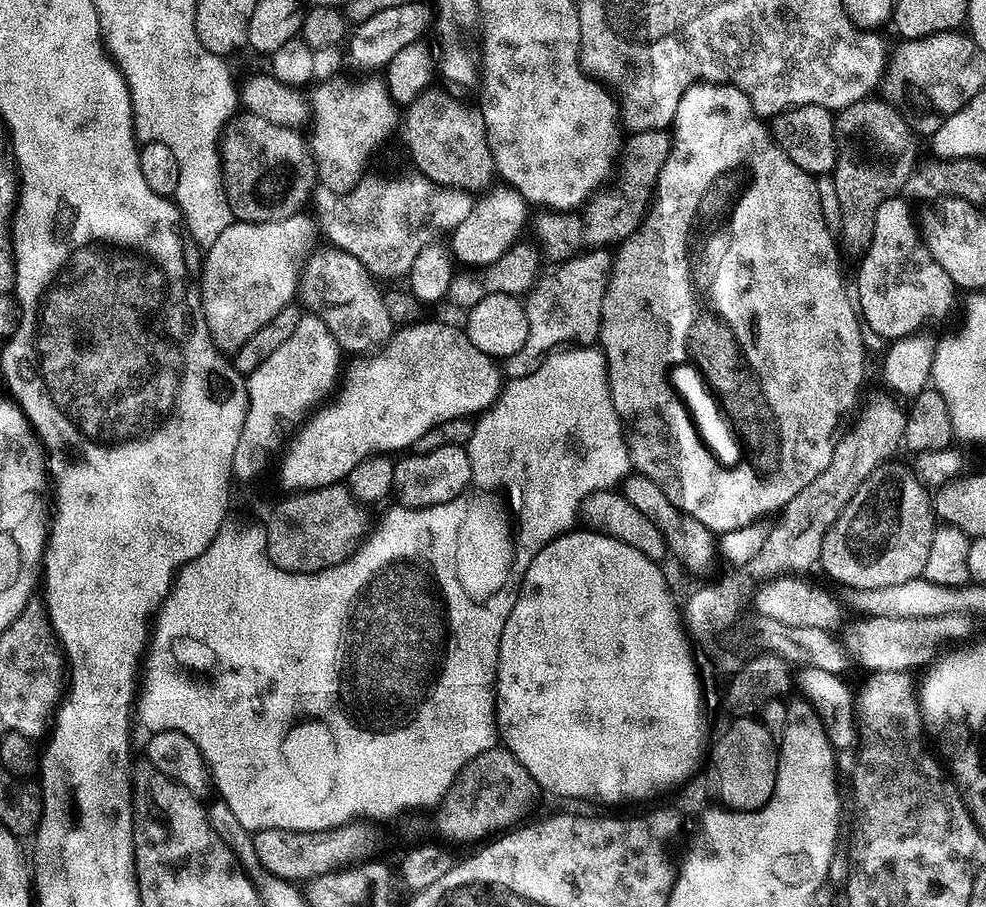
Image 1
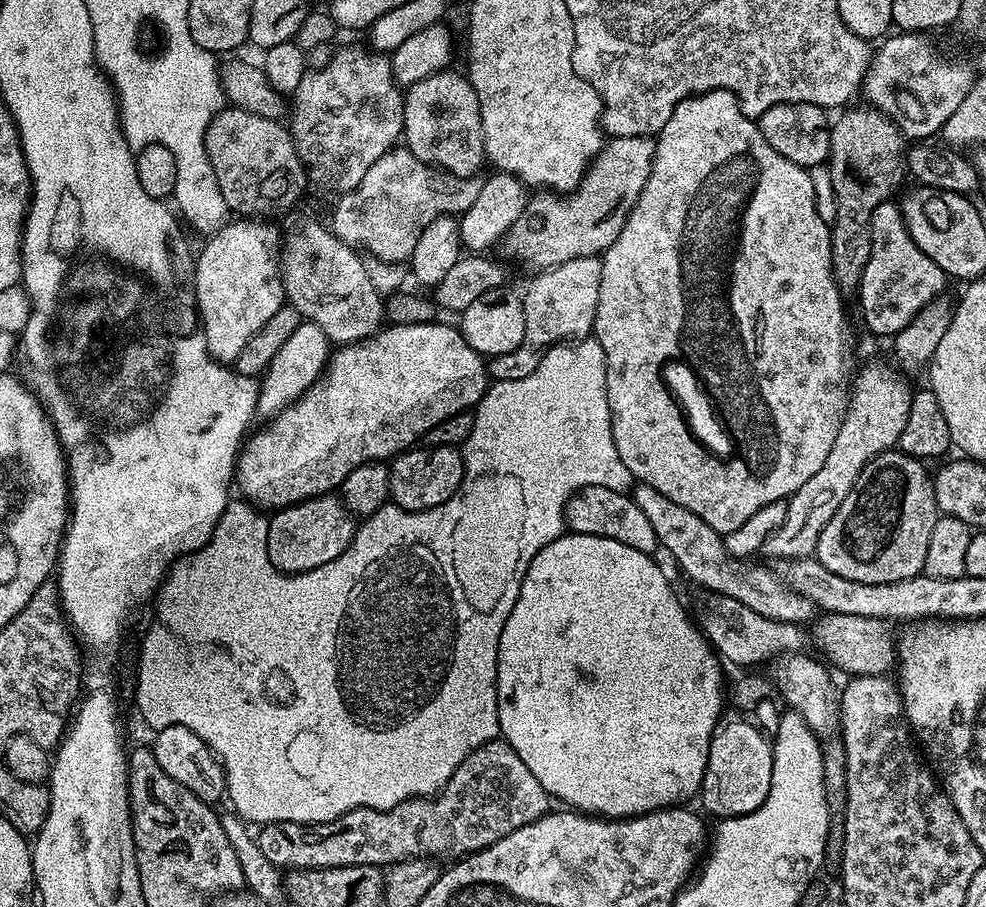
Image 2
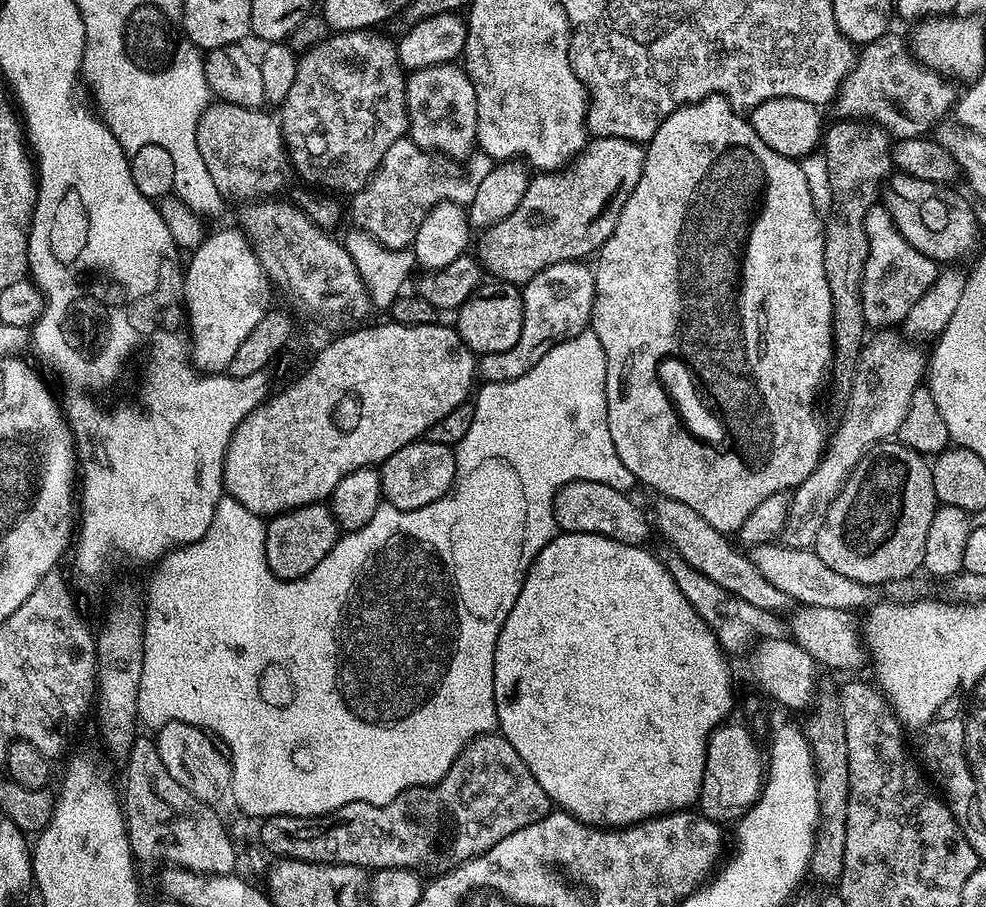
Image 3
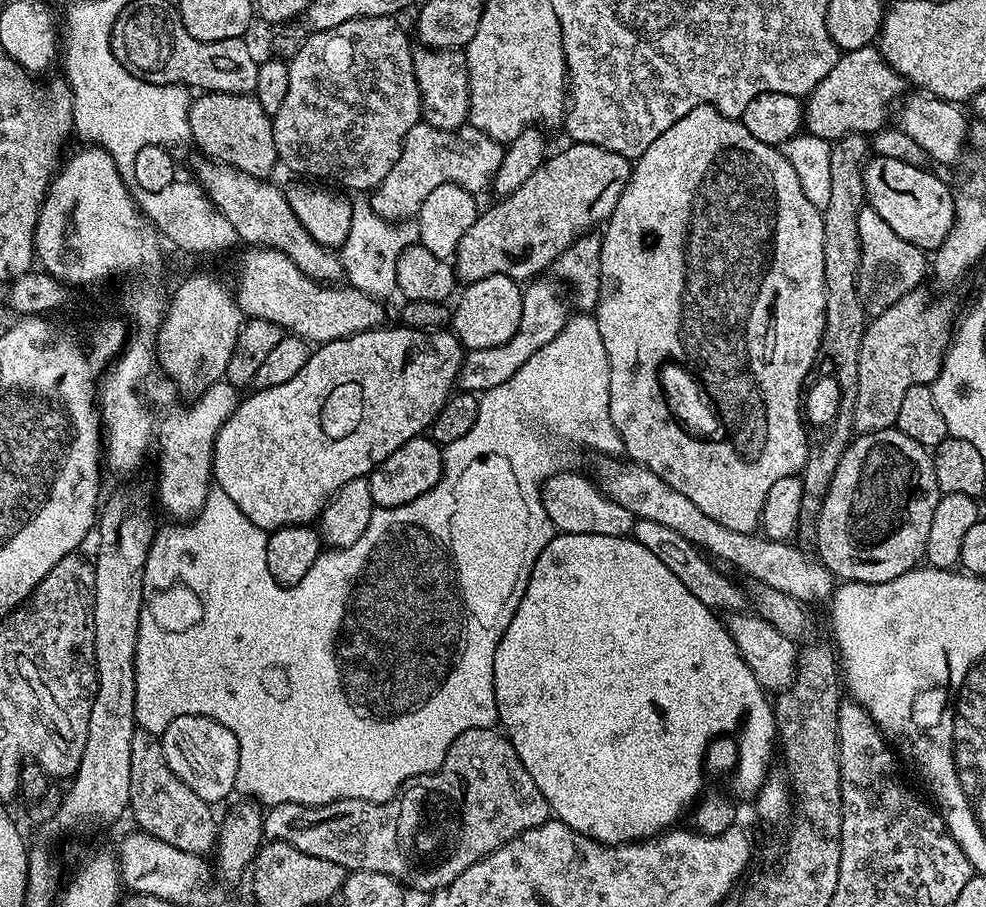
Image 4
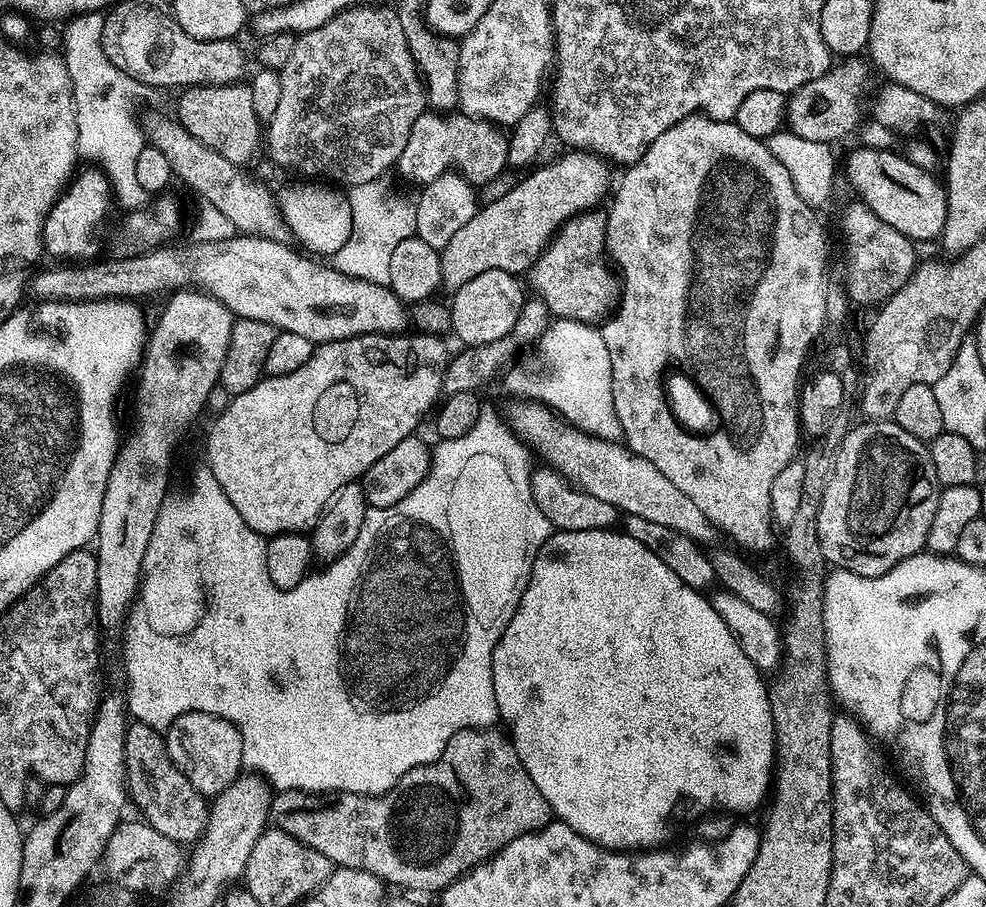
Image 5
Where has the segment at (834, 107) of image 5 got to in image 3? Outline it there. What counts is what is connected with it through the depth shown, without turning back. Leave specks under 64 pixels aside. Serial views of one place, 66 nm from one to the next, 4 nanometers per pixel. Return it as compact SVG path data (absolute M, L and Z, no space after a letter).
M893 34L865 44L859 49L852 69L840 84L834 106L837 117L867 120L883 128L896 140L923 136L954 104L953 85L937 72L931 72L910 55L909 47Z

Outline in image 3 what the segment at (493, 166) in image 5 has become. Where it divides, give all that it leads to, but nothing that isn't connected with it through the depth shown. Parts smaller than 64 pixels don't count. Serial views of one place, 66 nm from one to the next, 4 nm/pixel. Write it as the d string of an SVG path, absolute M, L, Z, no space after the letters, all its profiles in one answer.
M410 138L394 142L394 146L386 150L386 158L382 158L379 168L376 169L368 185L351 197L352 216L360 223L357 225L363 231L370 233L375 240L385 244L387 248L408 248L412 239L418 234L418 226L422 226L422 218L426 218L426 214L435 204L440 204L443 200L452 200L456 204L468 206L475 196L476 188L481 185L494 165L492 157L476 150L467 157L463 165L464 173L454 177L452 184L436 184L436 164L432 160L435 160L433 153L420 148Z

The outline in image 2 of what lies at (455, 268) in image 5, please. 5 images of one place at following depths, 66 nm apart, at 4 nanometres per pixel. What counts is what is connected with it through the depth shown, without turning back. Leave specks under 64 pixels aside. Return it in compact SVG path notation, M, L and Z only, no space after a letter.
M614 136L600 149L592 165L584 173L583 180L573 192L557 194L551 190L540 190L536 196L527 201L525 208L518 215L518 220L510 226L502 239L504 246L503 259L518 260L533 270L558 267L571 259L583 256L599 257L622 234L622 226L626 226L626 218L630 210L638 202L642 190L646 186L646 178L650 178L650 170L656 153L656 141L651 136Z

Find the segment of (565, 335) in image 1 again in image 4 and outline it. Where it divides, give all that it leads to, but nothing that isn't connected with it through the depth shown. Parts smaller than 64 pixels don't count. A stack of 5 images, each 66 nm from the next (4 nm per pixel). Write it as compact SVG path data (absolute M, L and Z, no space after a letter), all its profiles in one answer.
M536 280L523 289L522 319L514 338L502 346L469 349L460 364L456 386L459 391L483 394L494 386L504 385L525 365L530 357L552 342L568 321L566 308L558 298L555 283Z

